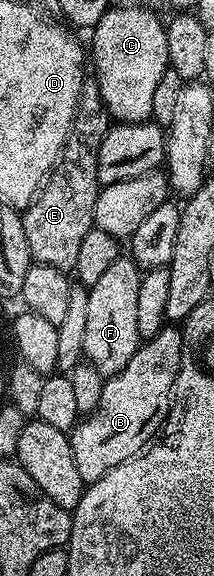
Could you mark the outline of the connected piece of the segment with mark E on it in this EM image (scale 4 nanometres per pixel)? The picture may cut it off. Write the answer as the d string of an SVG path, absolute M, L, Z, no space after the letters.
M84 76L77 111L48 166L47 178L19 209L28 262L40 269L55 272L64 279L78 270L85 231L96 224L95 208L101 186L95 181L95 156L97 143L101 143L101 135L109 127L107 114L99 94L99 84L95 82L94 76Z

